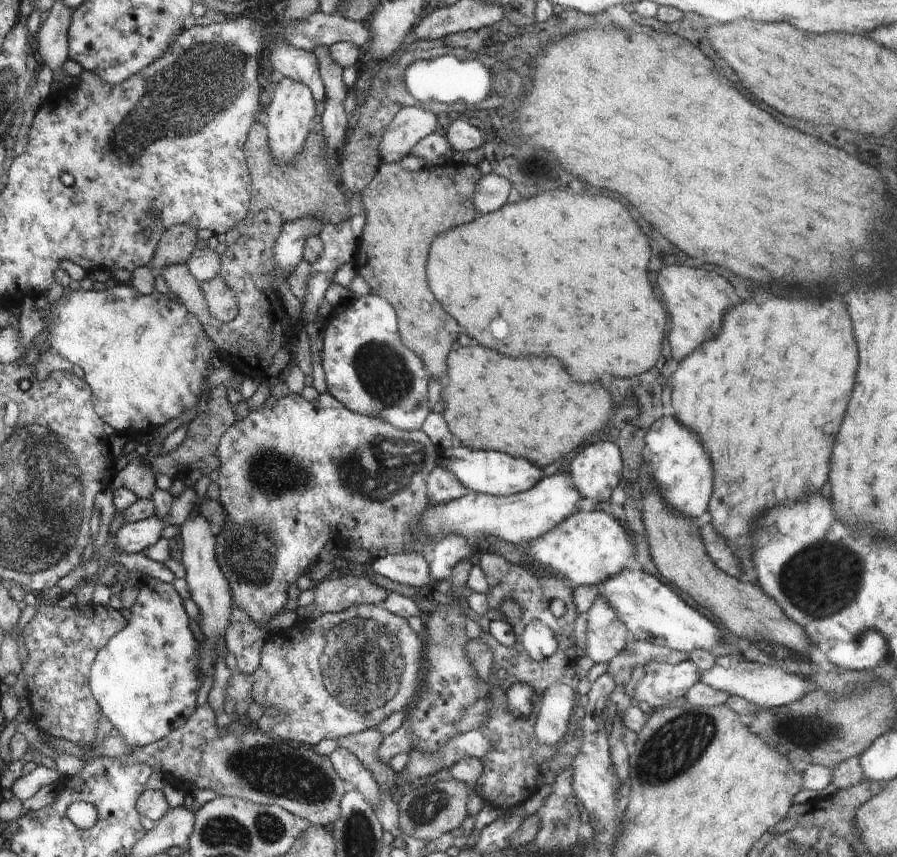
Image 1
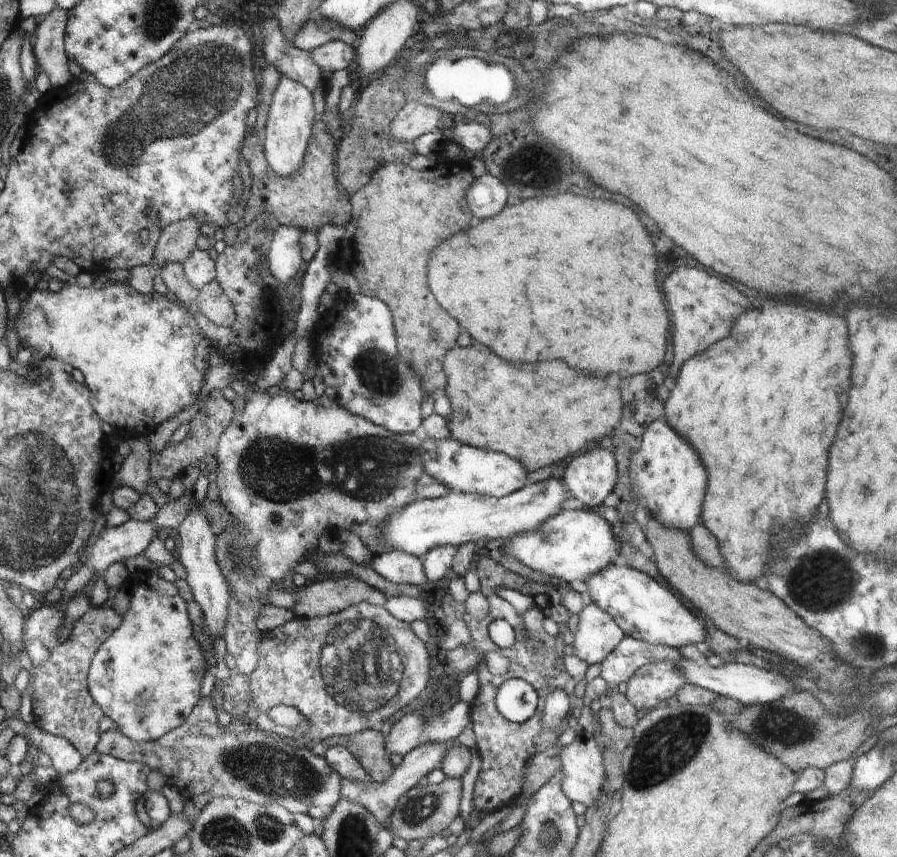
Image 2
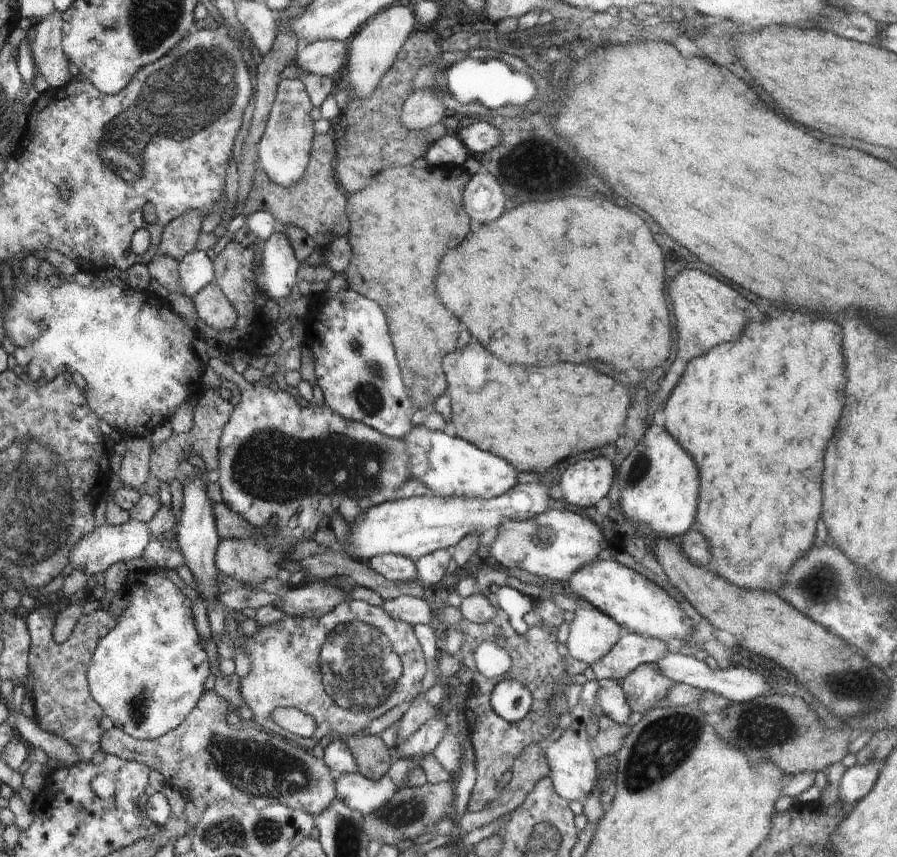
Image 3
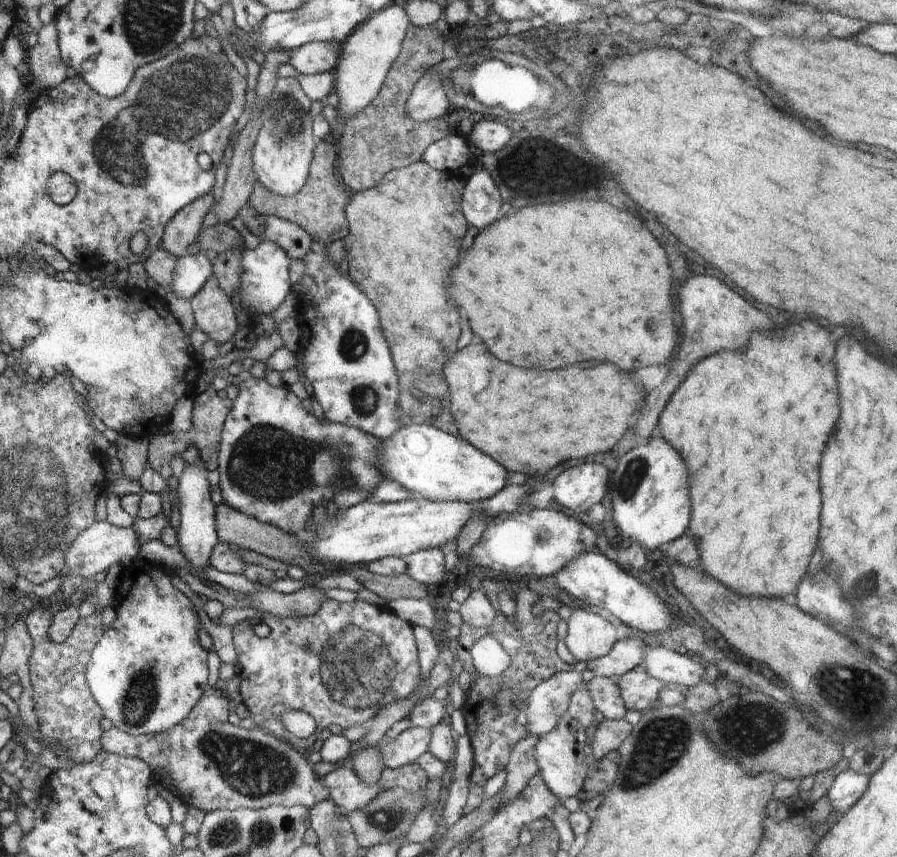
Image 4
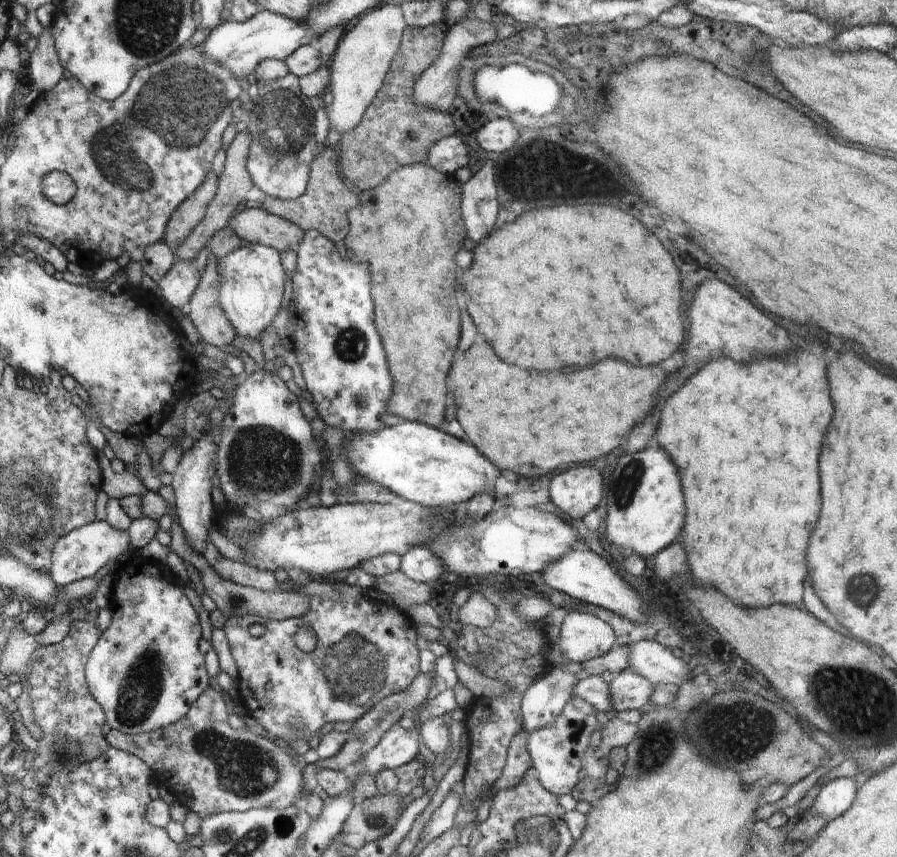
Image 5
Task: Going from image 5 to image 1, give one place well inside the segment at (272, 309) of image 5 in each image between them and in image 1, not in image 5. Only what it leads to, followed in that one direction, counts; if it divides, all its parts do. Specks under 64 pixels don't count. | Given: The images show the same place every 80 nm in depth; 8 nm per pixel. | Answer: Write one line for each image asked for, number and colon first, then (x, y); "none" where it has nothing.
1: (288, 251)
2: (285, 259)
3: (279, 264)
4: (265, 282)

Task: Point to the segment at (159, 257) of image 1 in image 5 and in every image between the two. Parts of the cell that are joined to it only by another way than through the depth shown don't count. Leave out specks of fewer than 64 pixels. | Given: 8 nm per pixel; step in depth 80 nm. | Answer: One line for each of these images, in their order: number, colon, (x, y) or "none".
2: (177, 240)
3: (180, 237)
4: (183, 229)
5: (191, 211)

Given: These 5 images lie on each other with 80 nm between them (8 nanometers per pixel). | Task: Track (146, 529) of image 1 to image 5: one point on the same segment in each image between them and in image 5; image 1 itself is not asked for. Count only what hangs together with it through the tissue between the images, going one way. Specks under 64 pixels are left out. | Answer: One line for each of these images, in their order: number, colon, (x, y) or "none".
2: (114, 544)
3: (107, 544)
4: (98, 547)
5: (81, 553)

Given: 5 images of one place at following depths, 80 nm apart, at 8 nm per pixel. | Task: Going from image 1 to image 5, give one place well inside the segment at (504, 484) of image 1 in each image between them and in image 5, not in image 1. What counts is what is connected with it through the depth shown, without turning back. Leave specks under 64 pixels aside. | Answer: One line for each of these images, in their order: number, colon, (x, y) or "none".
2: (464, 468)
3: (450, 466)
4: (435, 465)
5: (420, 463)

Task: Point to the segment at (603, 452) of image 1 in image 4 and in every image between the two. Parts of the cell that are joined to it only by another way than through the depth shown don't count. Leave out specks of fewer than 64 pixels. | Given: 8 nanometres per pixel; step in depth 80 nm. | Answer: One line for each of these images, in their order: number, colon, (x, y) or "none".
2: (590, 478)
3: (584, 483)
4: (578, 488)

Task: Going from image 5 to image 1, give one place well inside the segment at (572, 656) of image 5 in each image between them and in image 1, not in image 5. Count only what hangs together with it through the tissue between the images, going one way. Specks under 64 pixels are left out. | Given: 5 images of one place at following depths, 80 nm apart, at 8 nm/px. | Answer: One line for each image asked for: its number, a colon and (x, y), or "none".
1: (607, 636)
2: (597, 636)
3: (592, 633)
4: (589, 636)

